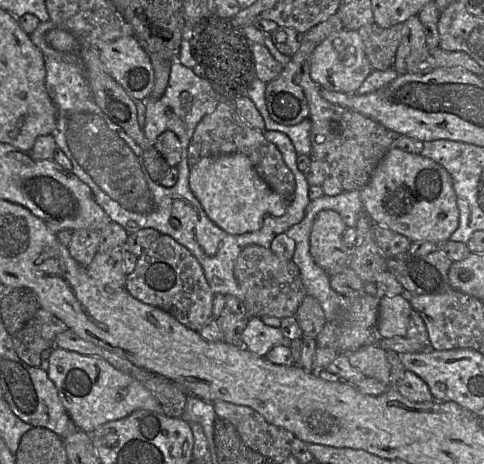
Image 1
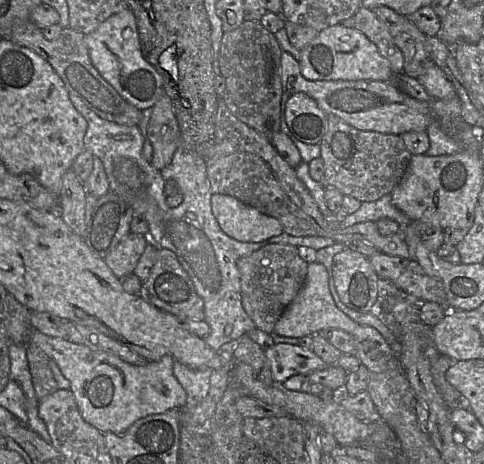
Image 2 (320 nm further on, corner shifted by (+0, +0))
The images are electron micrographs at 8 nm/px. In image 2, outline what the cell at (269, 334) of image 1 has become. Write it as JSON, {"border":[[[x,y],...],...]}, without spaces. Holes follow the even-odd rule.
{"border":[[[277,343],[264,351],[270,362],[273,380],[276,384],[283,384],[293,375],[307,376],[328,365],[312,349],[306,349],[300,345]]]}

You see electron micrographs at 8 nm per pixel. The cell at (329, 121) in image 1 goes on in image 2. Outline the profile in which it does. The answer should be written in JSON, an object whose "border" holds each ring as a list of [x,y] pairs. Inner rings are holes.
{"border":[[[333,114],[327,115],[326,132],[319,145],[324,164],[322,185],[335,188],[360,202],[376,201],[390,194],[402,179],[413,156],[400,135],[358,130]]]}

